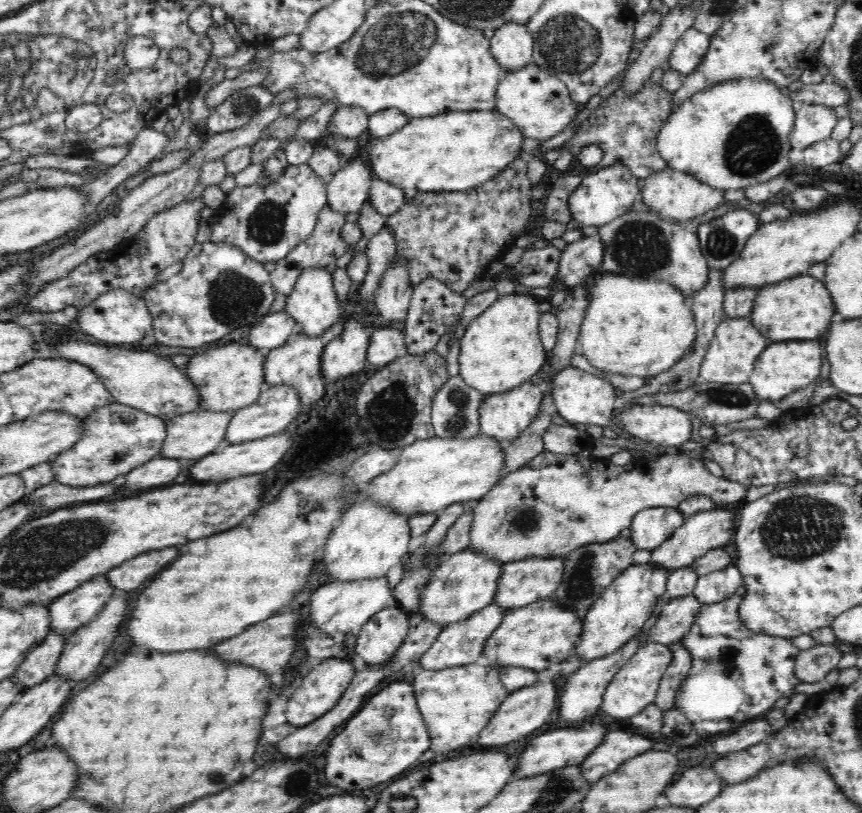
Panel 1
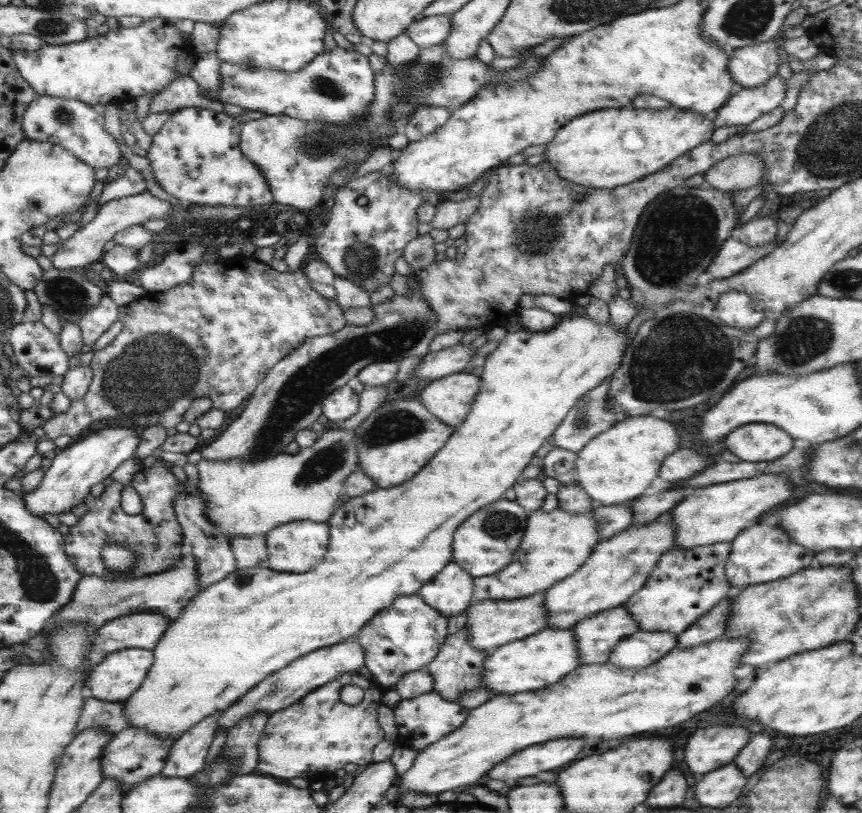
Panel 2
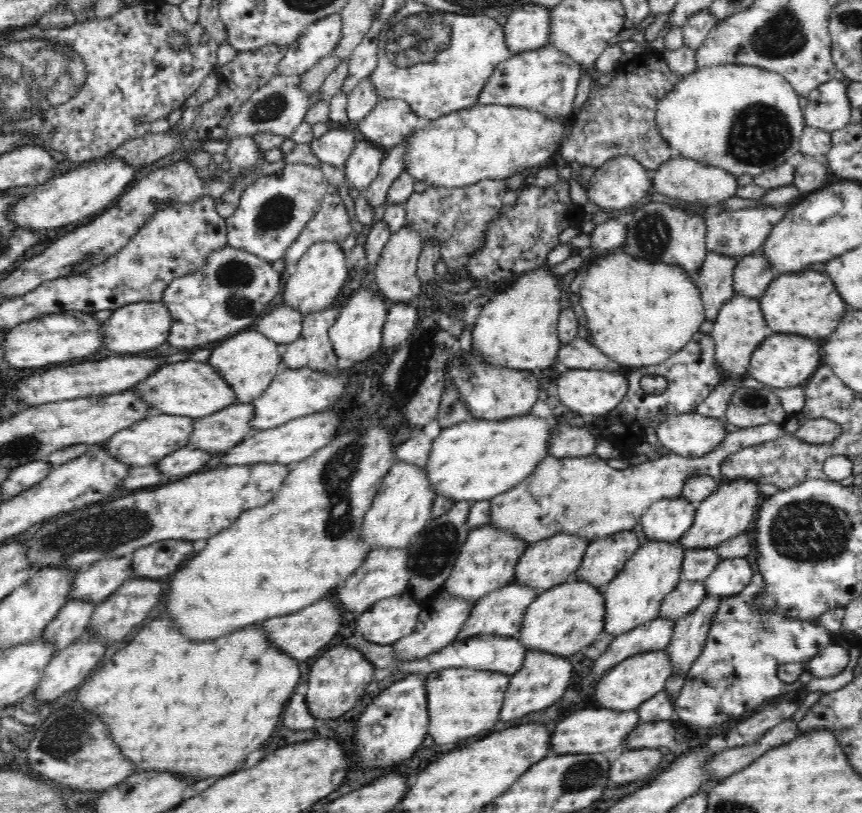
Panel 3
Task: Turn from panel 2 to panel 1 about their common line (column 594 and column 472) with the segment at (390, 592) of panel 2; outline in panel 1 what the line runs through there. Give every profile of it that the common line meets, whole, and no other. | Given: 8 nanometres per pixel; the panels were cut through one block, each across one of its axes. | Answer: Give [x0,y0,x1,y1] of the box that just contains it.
[459,292,547,396]

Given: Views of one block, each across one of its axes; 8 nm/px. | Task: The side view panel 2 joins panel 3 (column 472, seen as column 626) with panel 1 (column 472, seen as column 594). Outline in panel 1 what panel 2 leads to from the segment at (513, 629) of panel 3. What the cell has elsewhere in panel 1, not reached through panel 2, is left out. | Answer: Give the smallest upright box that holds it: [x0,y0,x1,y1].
[419,600,508,670]

